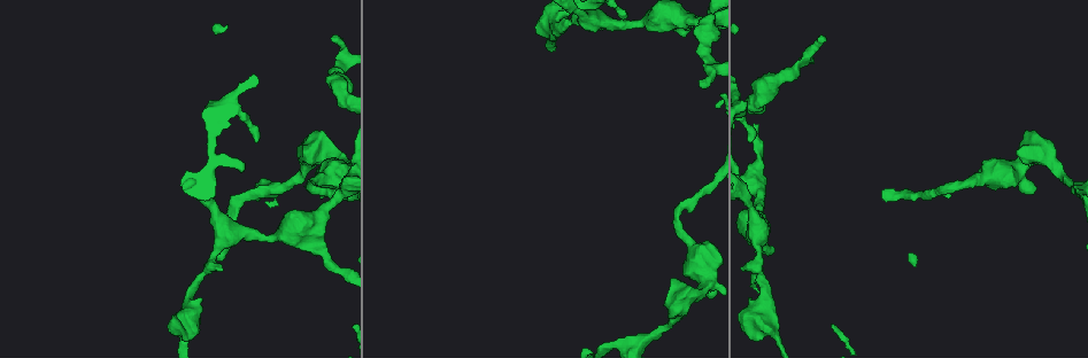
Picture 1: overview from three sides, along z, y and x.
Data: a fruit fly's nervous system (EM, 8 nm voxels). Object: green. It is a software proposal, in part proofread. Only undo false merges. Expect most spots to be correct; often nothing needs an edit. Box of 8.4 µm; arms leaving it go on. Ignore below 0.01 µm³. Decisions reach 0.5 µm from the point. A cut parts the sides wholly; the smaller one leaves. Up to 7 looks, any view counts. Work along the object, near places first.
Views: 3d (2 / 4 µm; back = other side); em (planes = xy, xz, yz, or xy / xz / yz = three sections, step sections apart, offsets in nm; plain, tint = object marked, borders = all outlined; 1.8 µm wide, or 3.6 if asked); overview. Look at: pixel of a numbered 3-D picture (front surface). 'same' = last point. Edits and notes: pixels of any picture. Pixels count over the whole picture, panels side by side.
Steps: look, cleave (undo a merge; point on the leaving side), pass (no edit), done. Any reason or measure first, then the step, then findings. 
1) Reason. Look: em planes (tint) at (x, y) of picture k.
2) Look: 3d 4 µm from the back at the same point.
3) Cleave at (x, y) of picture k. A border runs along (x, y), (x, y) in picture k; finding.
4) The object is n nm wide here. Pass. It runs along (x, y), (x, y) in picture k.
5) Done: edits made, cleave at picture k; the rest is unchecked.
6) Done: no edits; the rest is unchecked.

A narrow waist. Look: 3d 4 µm at (261, 237) of picture 1.

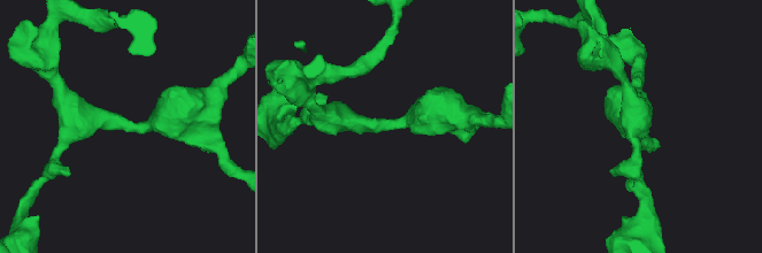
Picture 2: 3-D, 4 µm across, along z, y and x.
The arms are 380, 550 nm wide. Look: em xy step 4 (tint) at (386, 124) of picture 2.

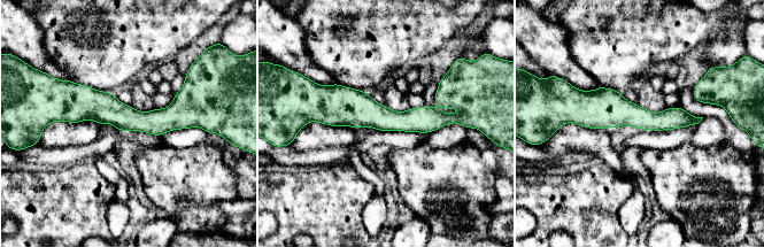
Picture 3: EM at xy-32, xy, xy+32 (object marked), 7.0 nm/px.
Look: em planes (tint) at the same point.

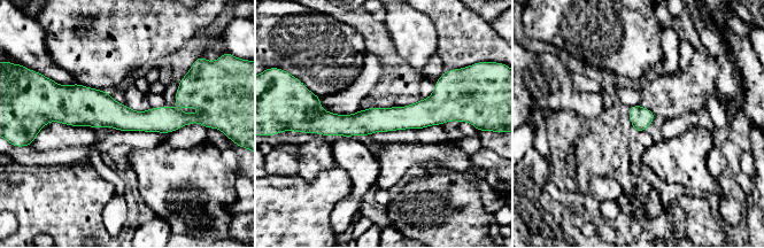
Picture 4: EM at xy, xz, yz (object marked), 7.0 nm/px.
Pass. It runs along (58, 114), (195, 119) in picture 4; one neuron here.

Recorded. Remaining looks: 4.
Calibre changes. Look: 3d 4 µm at (553, 39) of picture 1.

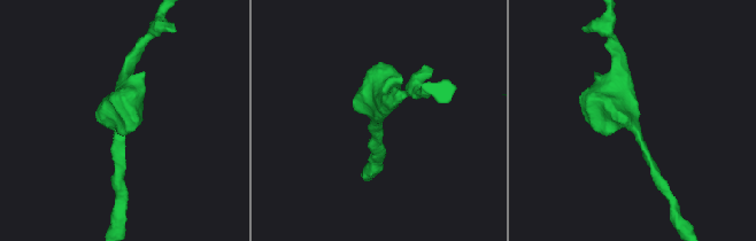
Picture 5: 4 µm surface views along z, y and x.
Look: em yz step 16 (tint) at (120, 127) of picture 5.

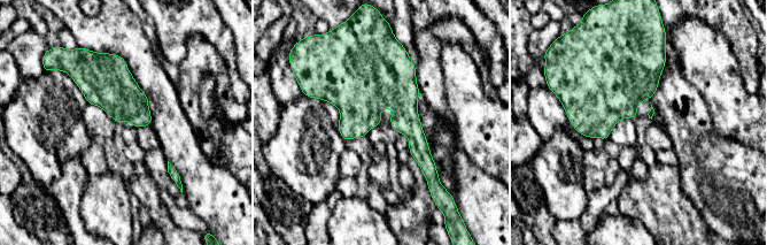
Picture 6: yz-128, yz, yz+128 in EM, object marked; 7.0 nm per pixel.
Cut it another way. Look: em xz step 16 (tint) at the same point.

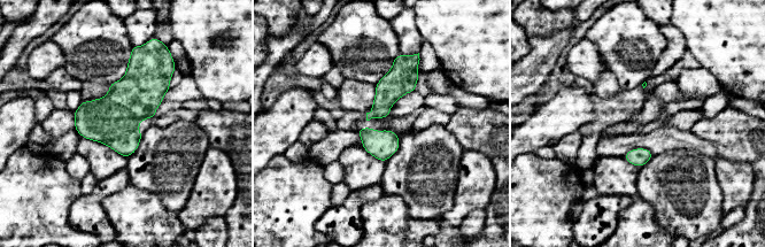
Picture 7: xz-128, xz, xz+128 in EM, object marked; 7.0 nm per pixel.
Pass. Continuous, no second neuron.

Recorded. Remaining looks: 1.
Thick turns thin. Look: em 3.6 µm planes (tint) at (703, 281) of picture 1.

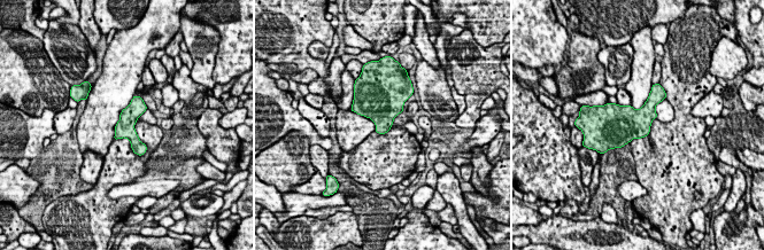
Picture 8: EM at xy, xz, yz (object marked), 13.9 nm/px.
Pass. It runs along (136, 99), (130, 134), (140, 151) in picture 8; continuous, no second neuron.

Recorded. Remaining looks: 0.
Done: no edits; the rest is unchecked.

